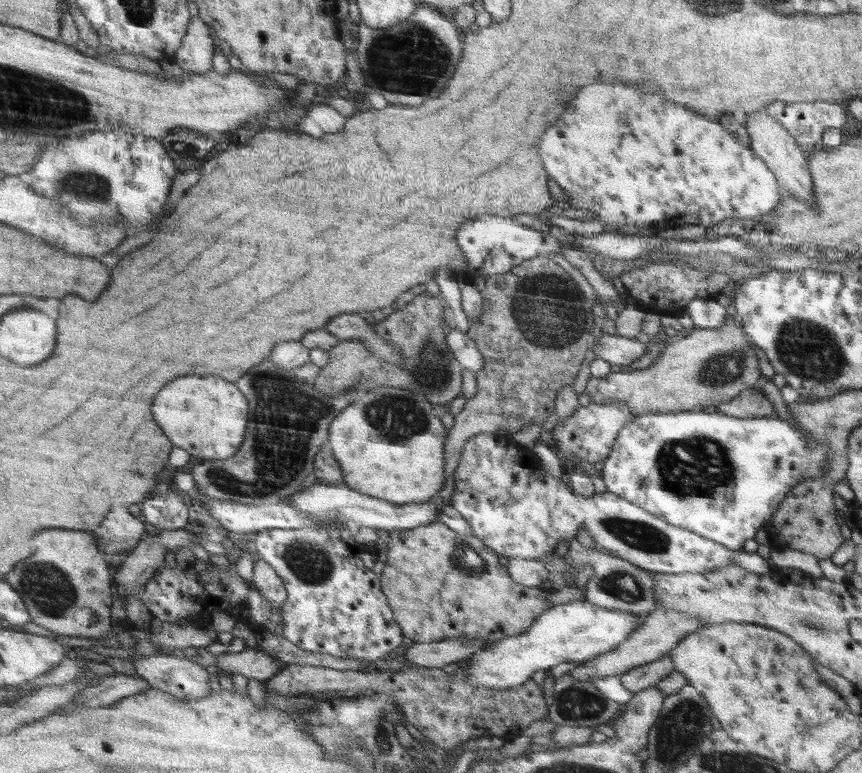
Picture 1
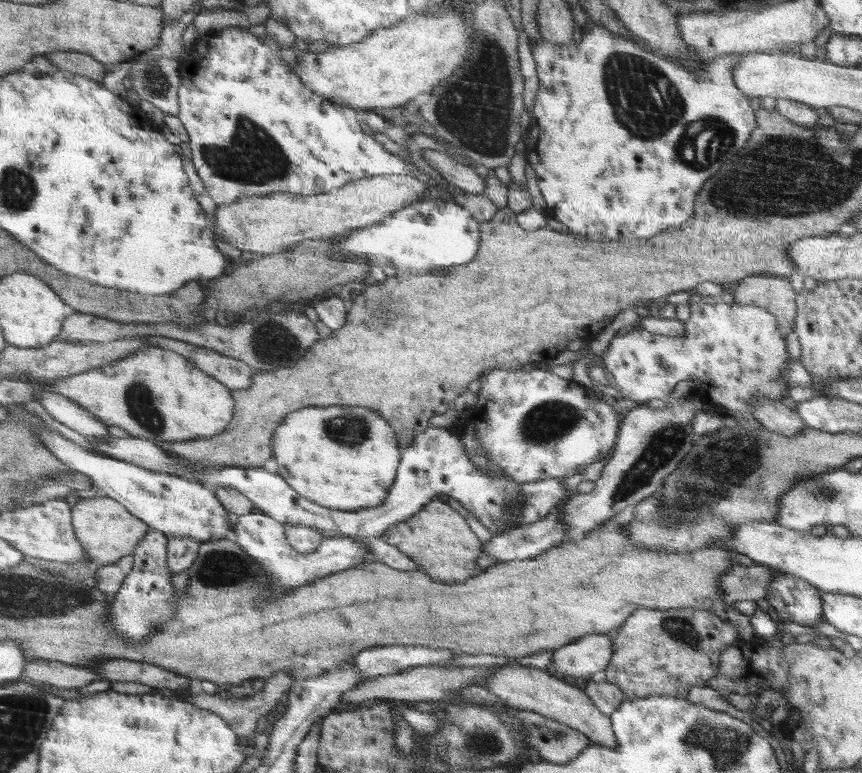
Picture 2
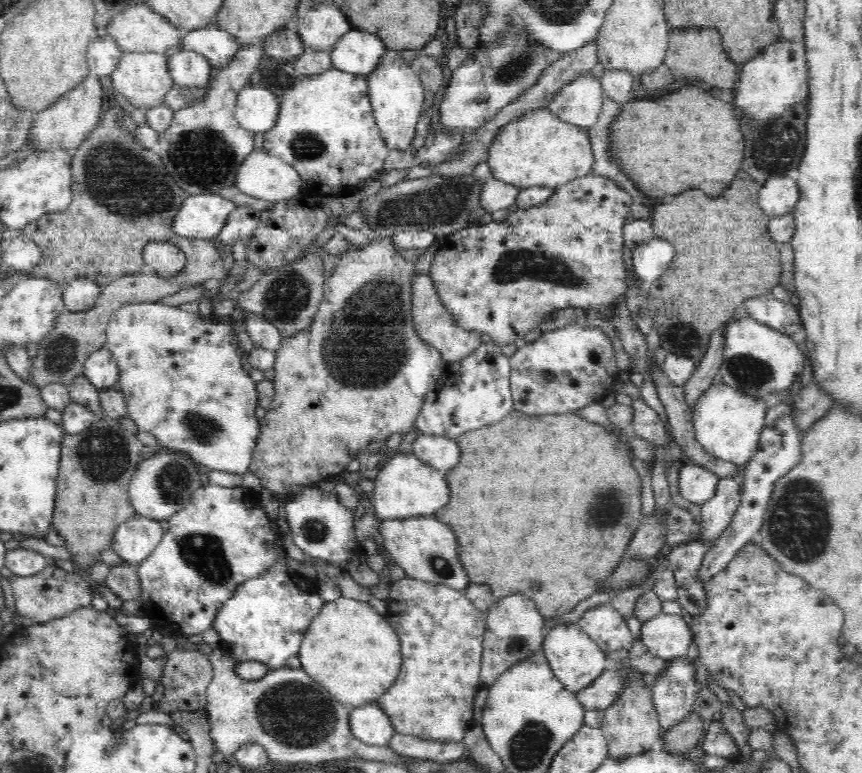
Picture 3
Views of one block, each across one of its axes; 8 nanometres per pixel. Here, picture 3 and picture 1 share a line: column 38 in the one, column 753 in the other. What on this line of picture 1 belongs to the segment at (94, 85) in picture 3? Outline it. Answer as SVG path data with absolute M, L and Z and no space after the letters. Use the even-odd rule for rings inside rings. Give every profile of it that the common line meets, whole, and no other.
M753 111L746 116L746 130L750 139L749 148L752 149L778 178L783 192L803 200L809 207L817 210L813 199L814 182L808 172L809 162L802 154L798 141L784 128L780 121L762 111Z

